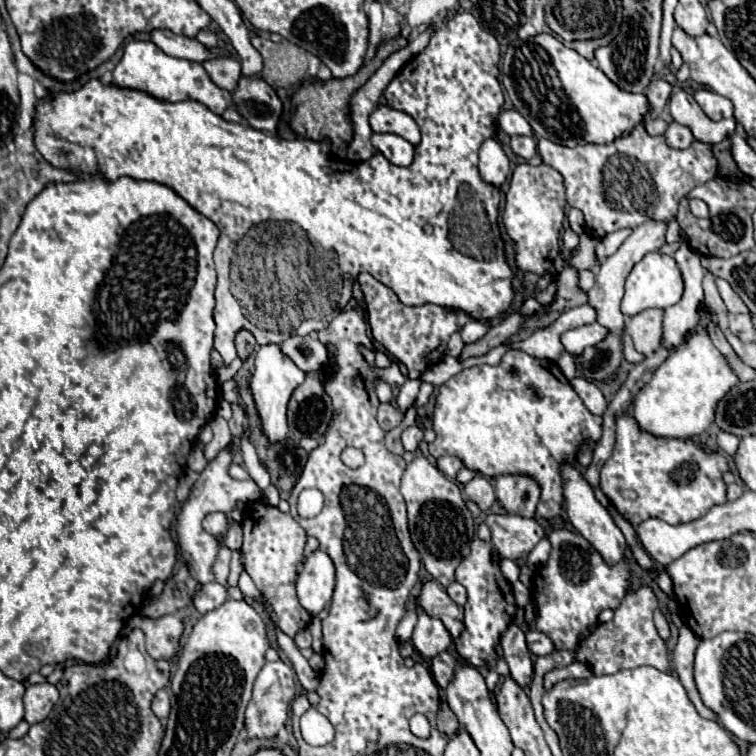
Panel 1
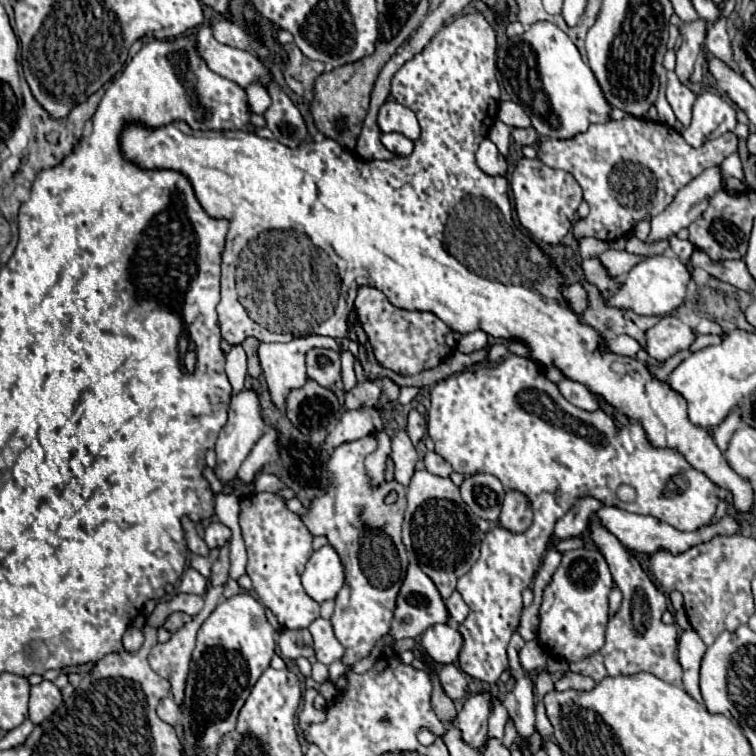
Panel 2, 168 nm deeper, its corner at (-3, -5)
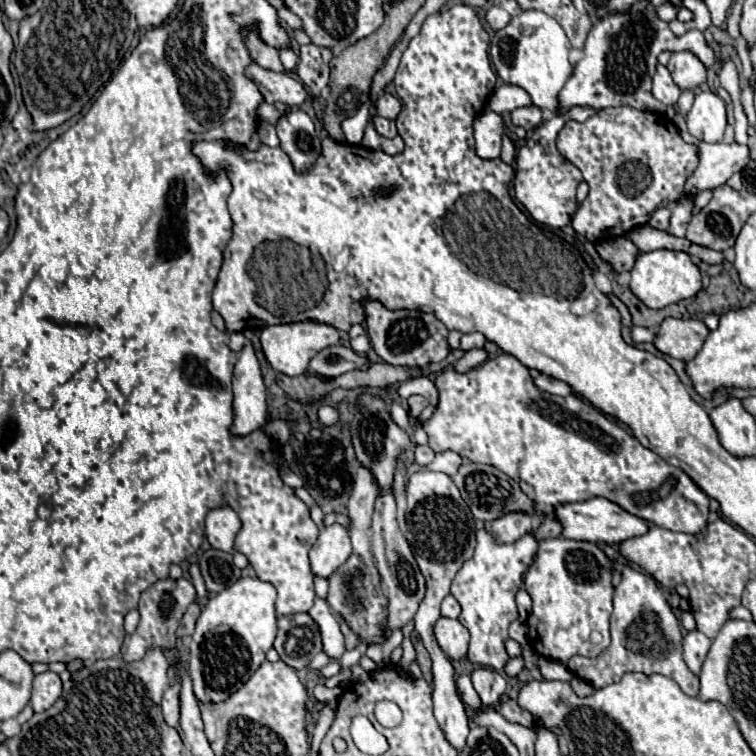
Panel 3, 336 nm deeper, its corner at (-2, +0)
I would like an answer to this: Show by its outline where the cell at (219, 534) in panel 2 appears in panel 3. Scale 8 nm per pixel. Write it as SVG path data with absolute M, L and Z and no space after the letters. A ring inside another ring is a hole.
M219 507L207 513L207 541L213 549L219 551L233 551L233 539L241 529L241 521L231 507Z

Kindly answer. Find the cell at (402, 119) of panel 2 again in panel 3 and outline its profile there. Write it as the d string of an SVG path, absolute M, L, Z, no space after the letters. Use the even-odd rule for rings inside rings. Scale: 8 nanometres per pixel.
M383 93L377 99L377 115L385 117L385 119L397 119L397 115L401 113L401 101L389 93Z

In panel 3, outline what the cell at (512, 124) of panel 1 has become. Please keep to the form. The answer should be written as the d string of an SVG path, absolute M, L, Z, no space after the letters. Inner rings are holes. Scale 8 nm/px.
M503 85L503 87L497 87L493 91L493 97L489 97L489 103L487 107L495 113L511 113L513 109L519 109L519 107L529 107L531 101L529 101L529 95L523 91L523 89L517 89L515 85Z

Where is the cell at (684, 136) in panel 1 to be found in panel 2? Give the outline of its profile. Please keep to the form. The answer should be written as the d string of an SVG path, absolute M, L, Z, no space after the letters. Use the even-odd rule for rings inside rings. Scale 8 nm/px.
M702 92L692 110L692 122L684 130L684 140L700 148L706 140L732 132L736 128L734 108L716 92Z

